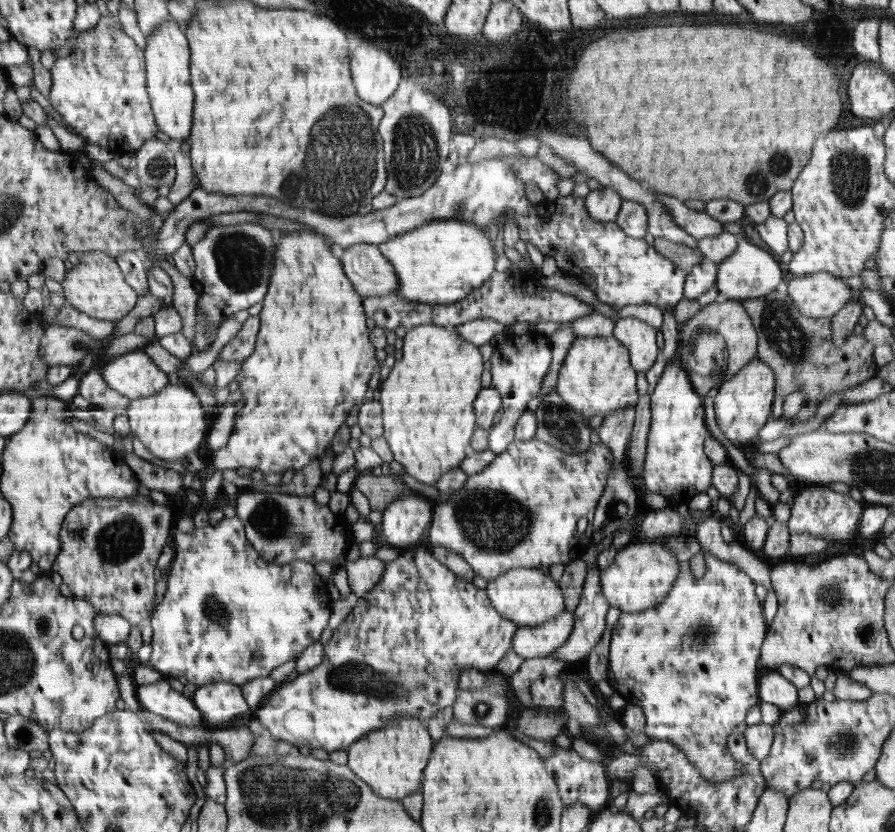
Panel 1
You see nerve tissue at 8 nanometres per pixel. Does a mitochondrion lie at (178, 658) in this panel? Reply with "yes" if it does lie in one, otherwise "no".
no

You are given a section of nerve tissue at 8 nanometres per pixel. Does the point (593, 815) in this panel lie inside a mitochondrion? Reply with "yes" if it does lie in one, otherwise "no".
no

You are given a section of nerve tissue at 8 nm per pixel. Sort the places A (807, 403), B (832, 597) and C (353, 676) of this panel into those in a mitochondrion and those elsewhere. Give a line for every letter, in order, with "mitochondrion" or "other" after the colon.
A: other
B: mitochondrion
C: mitochondrion

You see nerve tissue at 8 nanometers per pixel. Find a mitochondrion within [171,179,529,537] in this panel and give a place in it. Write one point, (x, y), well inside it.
(241, 259)

